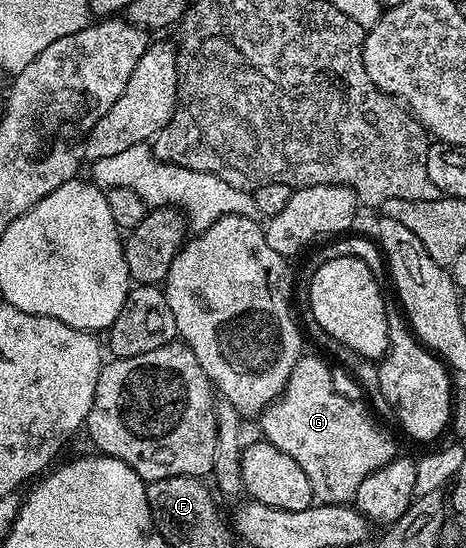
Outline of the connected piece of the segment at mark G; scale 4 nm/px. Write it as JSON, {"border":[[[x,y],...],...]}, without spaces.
{"border":[[[302,356],[293,368],[287,387],[276,401],[259,414],[261,421],[260,436],[269,441],[279,451],[287,451],[299,467],[307,475],[311,483],[314,498],[322,505],[348,505],[356,502],[359,483],[371,475],[371,471],[379,471],[387,463],[398,456],[397,441],[360,405],[349,397],[344,397],[333,382],[333,373],[317,357]]]}

